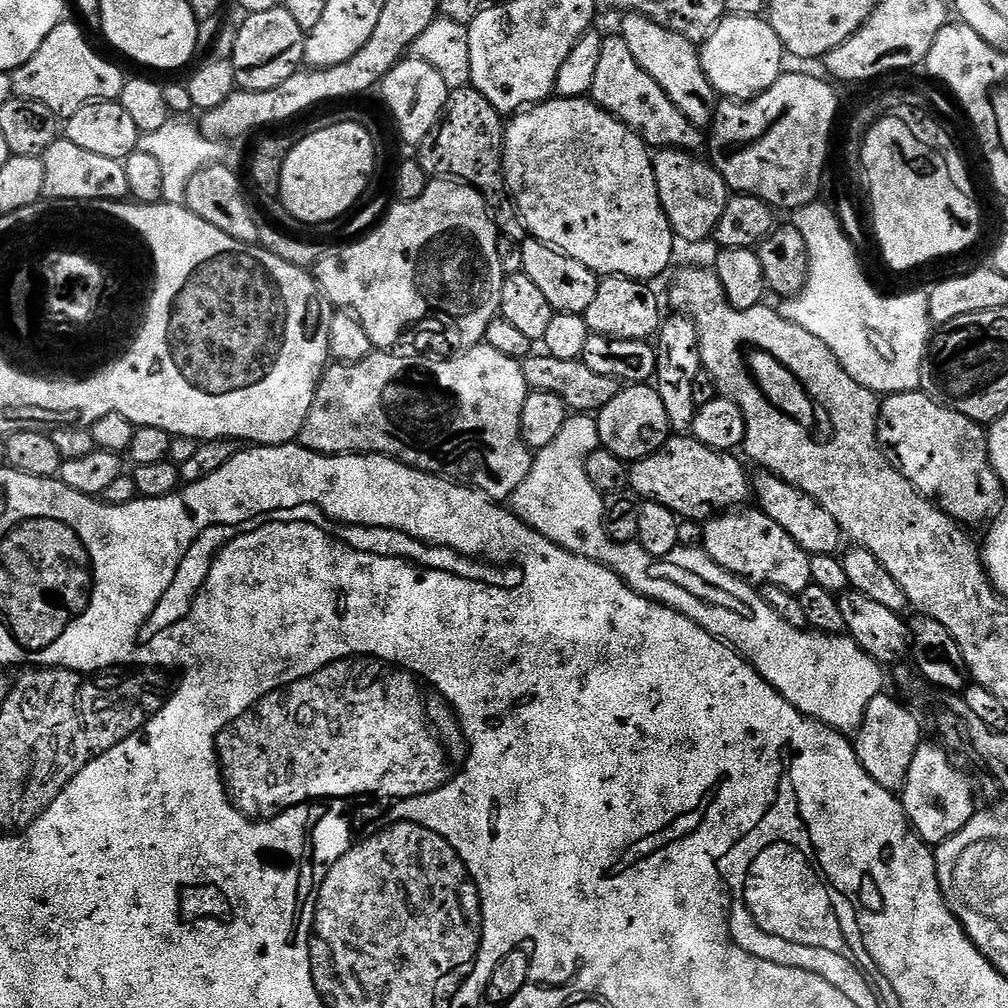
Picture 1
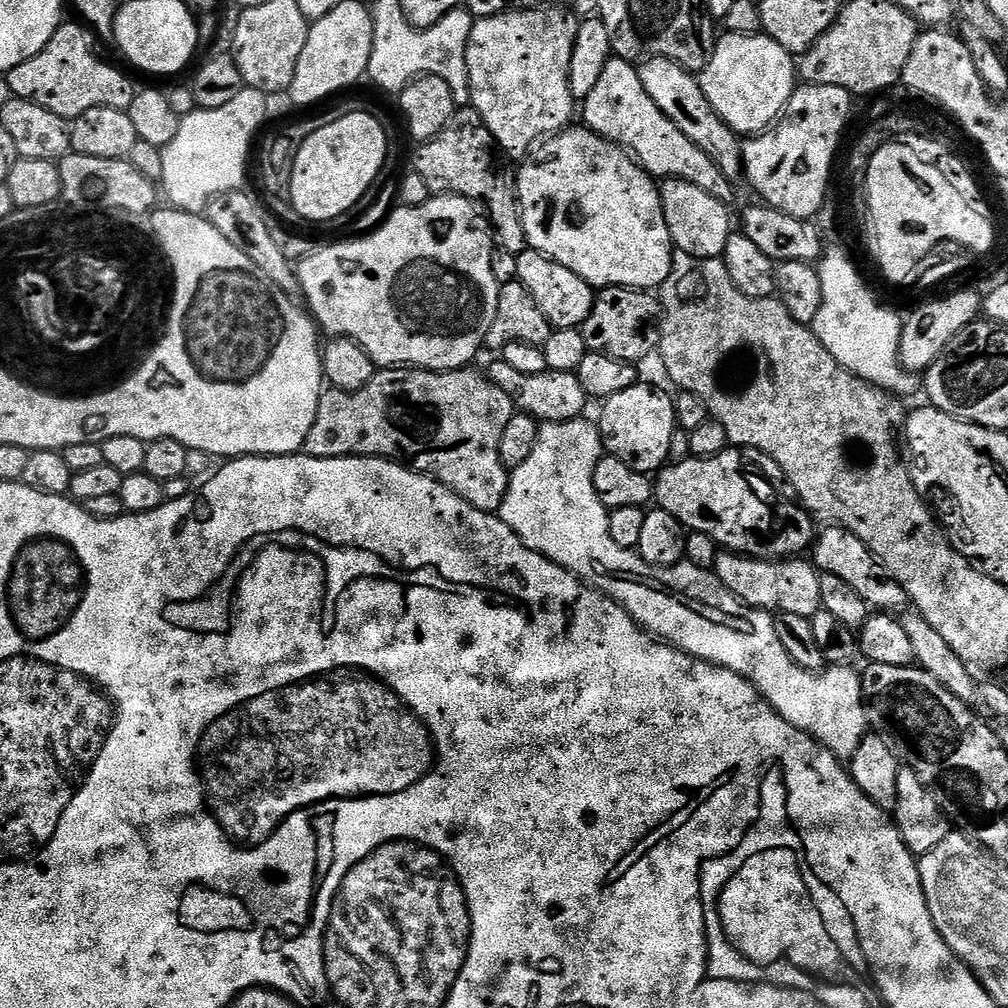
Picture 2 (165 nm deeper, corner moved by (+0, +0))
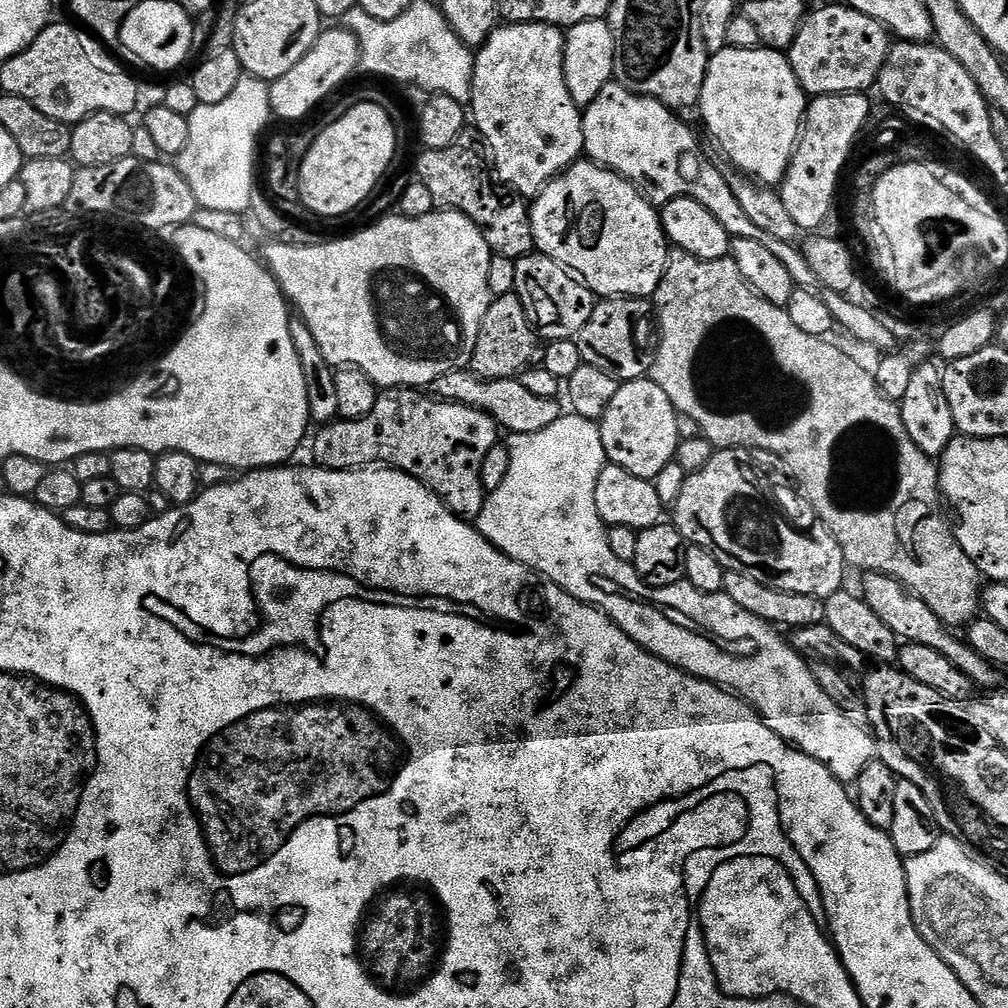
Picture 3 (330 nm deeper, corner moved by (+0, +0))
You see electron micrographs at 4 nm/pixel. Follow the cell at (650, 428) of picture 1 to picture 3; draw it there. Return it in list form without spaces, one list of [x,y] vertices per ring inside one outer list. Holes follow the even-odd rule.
[[[626,380],[614,394],[606,414],[600,421],[600,437],[607,463],[630,470],[634,478],[655,481],[666,465],[673,463],[681,439],[678,434],[680,413],[666,398],[666,390],[651,380]]]

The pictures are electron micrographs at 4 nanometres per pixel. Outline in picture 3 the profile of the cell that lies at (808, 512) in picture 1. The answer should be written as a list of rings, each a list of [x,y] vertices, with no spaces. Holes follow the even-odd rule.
[[[869,572],[863,579],[863,600],[870,606],[870,610],[874,610],[874,614],[878,614],[878,618],[882,618],[882,622],[886,622],[886,626],[890,626],[890,630],[897,638],[909,644],[930,646],[930,650],[936,650],[944,655],[977,689],[992,688],[999,682],[1002,676],[1001,669],[991,664],[989,660],[984,660],[961,637],[959,640],[958,637],[952,636],[953,629],[942,623],[938,614],[934,614],[934,610],[930,610],[926,602],[913,596],[903,584],[890,579],[889,576],[879,576],[877,572]]]

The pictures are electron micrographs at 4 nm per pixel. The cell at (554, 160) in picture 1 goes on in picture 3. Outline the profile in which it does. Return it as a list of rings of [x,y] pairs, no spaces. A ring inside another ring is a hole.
[[[581,158],[575,164],[571,164],[566,171],[553,178],[548,185],[541,190],[531,201],[532,233],[536,243],[535,251],[541,256],[554,258],[554,262],[561,264],[563,268],[575,274],[590,291],[595,292],[600,298],[652,298],[655,297],[660,283],[664,277],[664,271],[668,268],[670,245],[667,236],[664,235],[664,227],[660,221],[659,211],[641,194],[628,180],[622,179],[617,172],[611,172],[601,164],[593,164],[587,158]]]

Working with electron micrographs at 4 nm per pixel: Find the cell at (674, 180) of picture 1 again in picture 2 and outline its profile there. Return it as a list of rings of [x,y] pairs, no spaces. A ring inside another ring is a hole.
[[[665,180],[659,185],[659,190],[673,245],[694,258],[721,259],[726,250],[726,242],[734,235],[734,216],[728,213],[729,205],[706,194],[706,190],[698,190],[698,186],[685,180]]]

